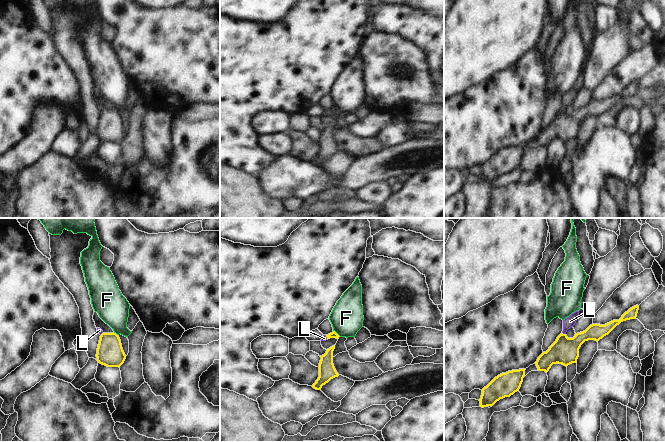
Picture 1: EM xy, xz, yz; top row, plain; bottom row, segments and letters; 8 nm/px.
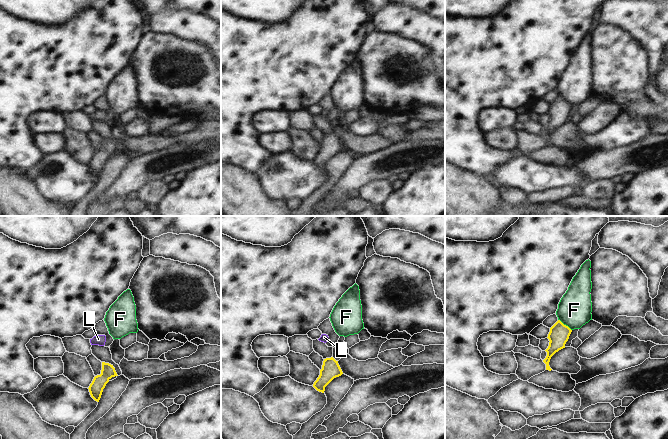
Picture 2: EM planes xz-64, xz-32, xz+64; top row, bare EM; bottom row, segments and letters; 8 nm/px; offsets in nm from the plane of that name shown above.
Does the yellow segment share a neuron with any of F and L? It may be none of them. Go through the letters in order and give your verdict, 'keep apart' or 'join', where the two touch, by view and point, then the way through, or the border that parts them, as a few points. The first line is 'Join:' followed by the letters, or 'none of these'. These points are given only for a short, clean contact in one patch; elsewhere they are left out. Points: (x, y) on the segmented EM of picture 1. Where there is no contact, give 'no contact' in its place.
Join: L
F: keep apart; contact xz (336, 333)
L: join; contact yz (564, 334); way yz (565, 351), (564, 334), (565, 327), (570, 321)

